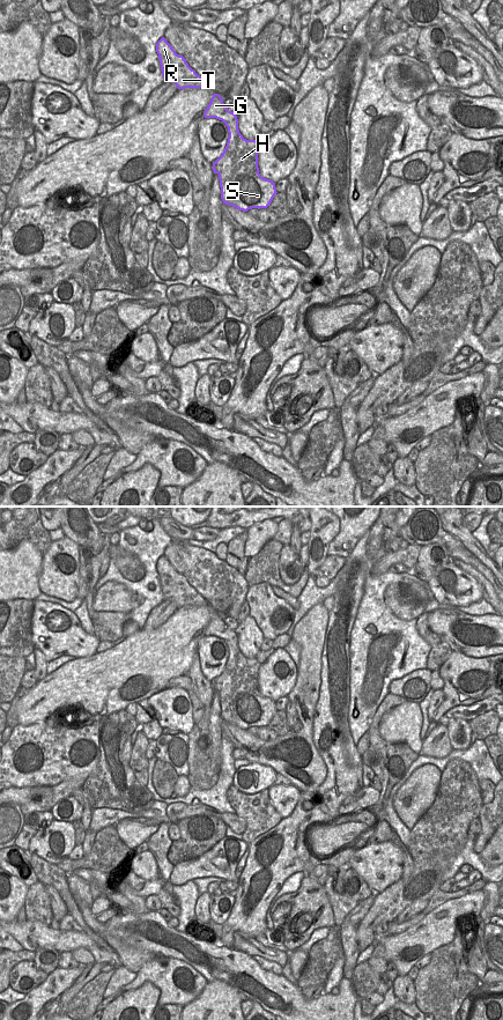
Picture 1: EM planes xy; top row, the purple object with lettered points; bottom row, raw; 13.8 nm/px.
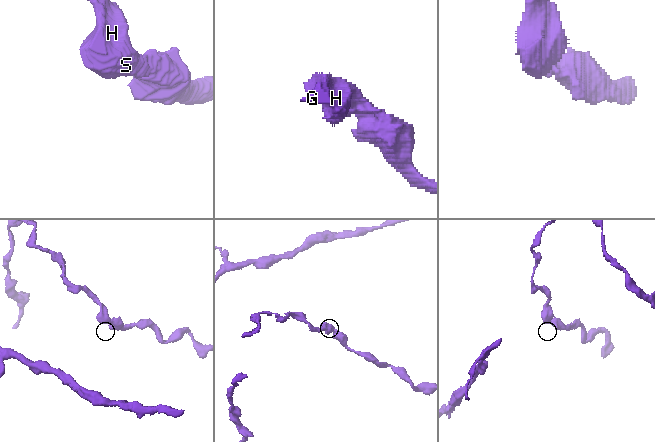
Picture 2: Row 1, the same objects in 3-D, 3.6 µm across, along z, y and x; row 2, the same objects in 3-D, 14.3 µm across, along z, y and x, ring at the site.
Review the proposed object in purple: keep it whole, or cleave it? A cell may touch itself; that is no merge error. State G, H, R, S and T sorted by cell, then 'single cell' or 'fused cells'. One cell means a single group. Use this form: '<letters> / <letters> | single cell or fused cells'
G H R S T | single cell

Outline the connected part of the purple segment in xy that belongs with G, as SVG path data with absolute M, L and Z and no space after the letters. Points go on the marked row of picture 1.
M214 94L204 112L205 118L222 120L228 127L228 142L222 155L213 163L219 175L223 204L247 212L267 208L275 197L275 183L259 173L257 140L246 140L239 133L235 112L228 110L222 97Z

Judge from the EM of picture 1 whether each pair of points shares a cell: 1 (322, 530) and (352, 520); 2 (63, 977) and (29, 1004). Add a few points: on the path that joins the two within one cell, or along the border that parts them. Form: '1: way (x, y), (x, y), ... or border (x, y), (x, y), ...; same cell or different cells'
1: border (339, 518), (339, 532), (332, 540); different cells
2: way (54, 985), (37, 1000); same cell

